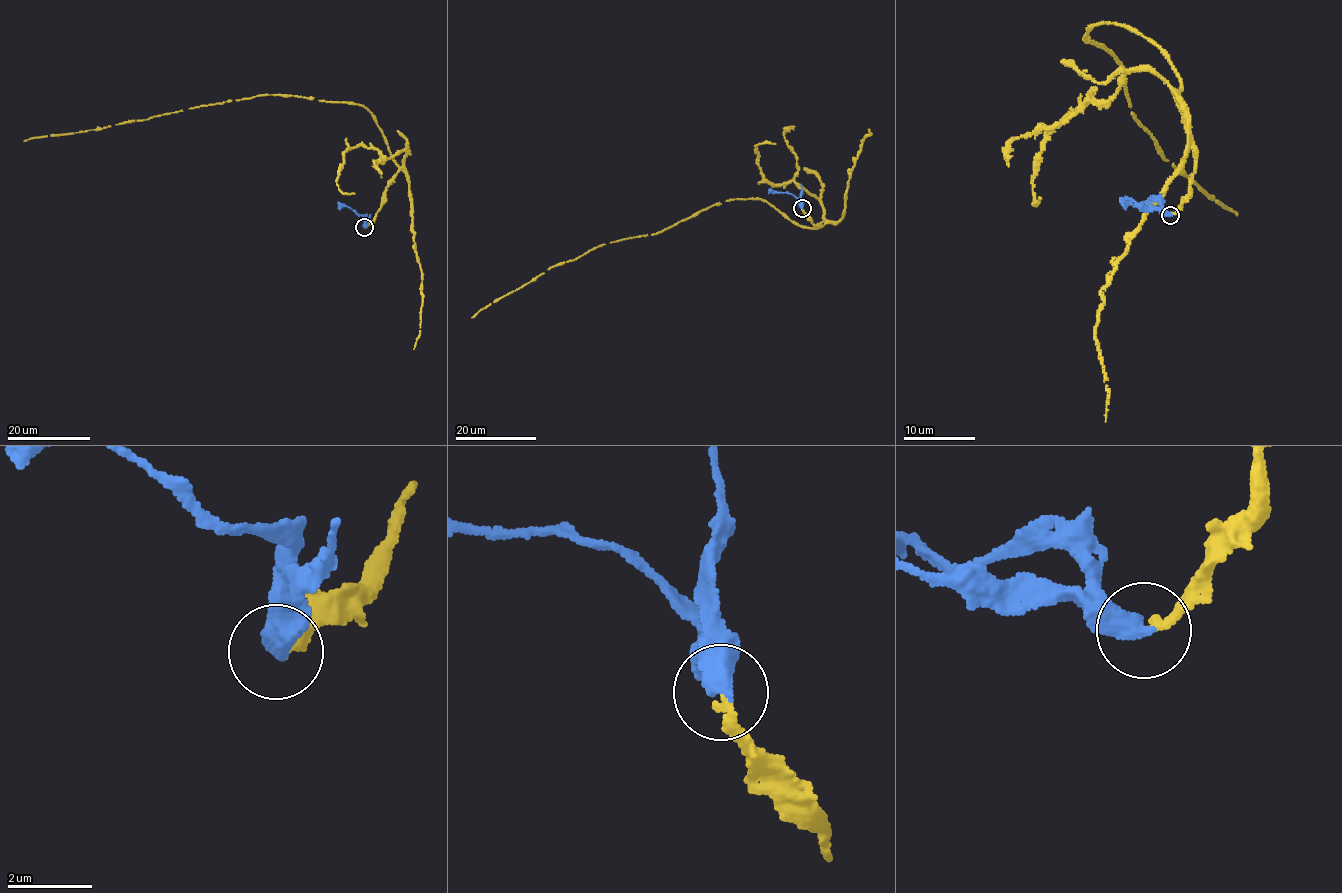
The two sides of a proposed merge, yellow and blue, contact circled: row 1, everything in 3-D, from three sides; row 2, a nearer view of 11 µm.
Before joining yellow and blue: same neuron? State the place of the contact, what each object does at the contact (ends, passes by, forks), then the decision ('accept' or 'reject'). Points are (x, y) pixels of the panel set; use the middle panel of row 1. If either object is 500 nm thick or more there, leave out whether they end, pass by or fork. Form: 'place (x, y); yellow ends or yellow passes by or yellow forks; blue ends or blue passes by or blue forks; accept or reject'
place (802, 208); accept

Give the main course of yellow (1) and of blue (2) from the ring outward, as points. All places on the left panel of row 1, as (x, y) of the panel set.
1: (364, 227), (380, 207), (388, 181), (401, 168), (370, 112), (361, 105), (272, 94), (23, 141)
2: (364, 227), (366, 218), (338, 202)

